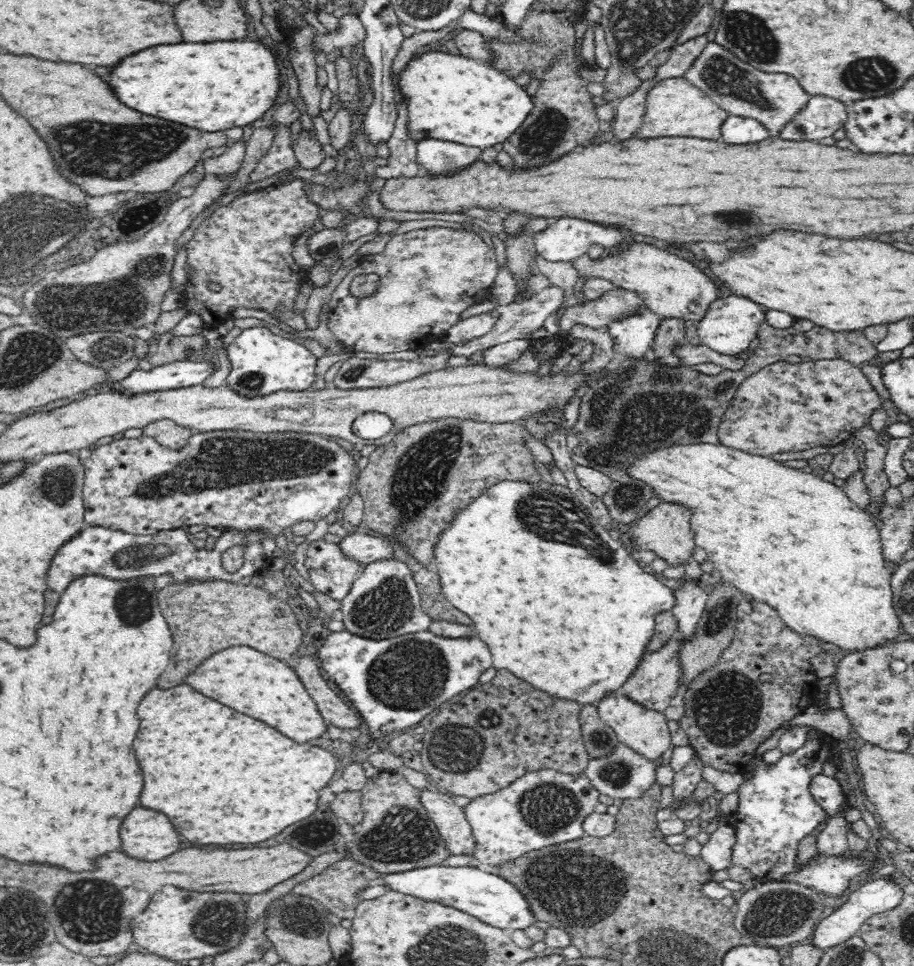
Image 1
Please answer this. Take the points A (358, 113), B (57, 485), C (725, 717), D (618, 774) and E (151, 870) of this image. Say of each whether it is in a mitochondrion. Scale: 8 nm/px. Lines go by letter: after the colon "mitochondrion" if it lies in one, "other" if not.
A: other
B: mitochondrion
C: mitochondrion
D: mitochondrion
E: other

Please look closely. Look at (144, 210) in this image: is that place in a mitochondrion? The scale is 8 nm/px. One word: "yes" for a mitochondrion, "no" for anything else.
yes

